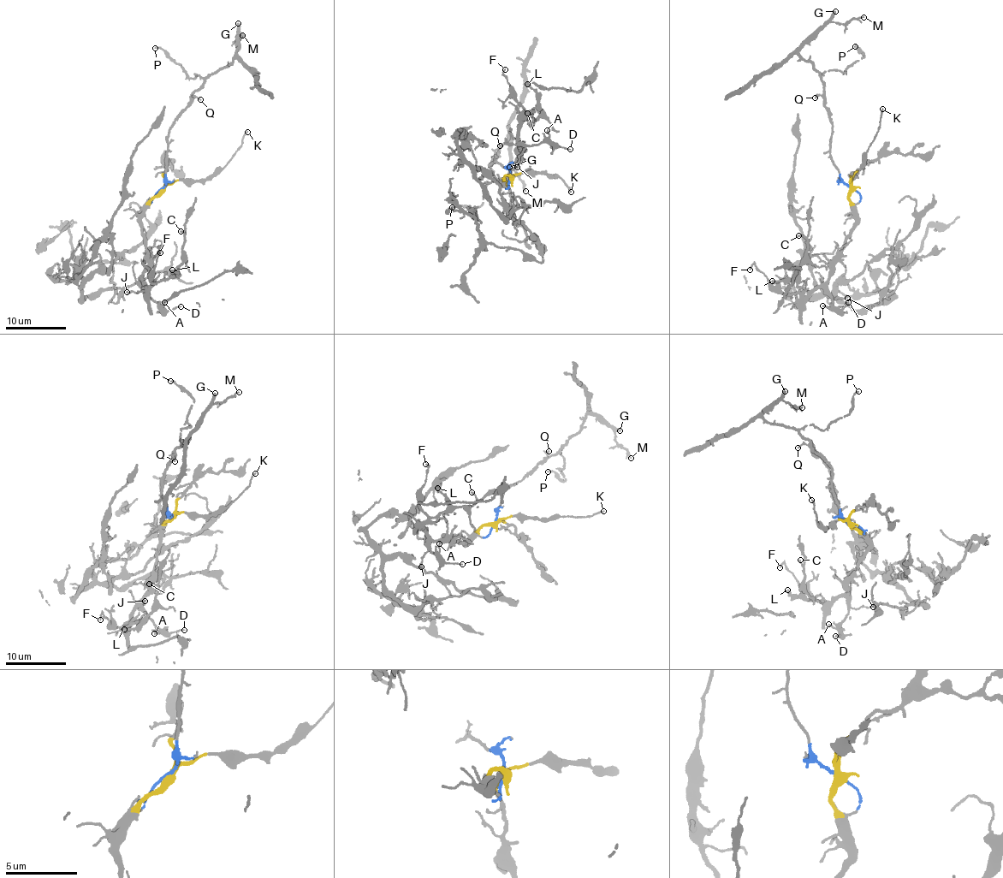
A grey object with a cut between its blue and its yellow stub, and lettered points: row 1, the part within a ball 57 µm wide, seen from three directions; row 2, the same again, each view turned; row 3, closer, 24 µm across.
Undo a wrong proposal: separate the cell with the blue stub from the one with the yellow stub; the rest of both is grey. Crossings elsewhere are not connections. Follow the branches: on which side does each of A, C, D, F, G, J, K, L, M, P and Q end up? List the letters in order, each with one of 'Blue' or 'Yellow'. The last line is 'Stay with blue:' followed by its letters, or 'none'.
A: Yellow
C: Yellow
D: Yellow
F: Yellow
G: Blue
J: Yellow
K: Yellow
L: Yellow
M: Blue
P: Blue
Q: Blue
Stay with blue: G, M, P, Q

